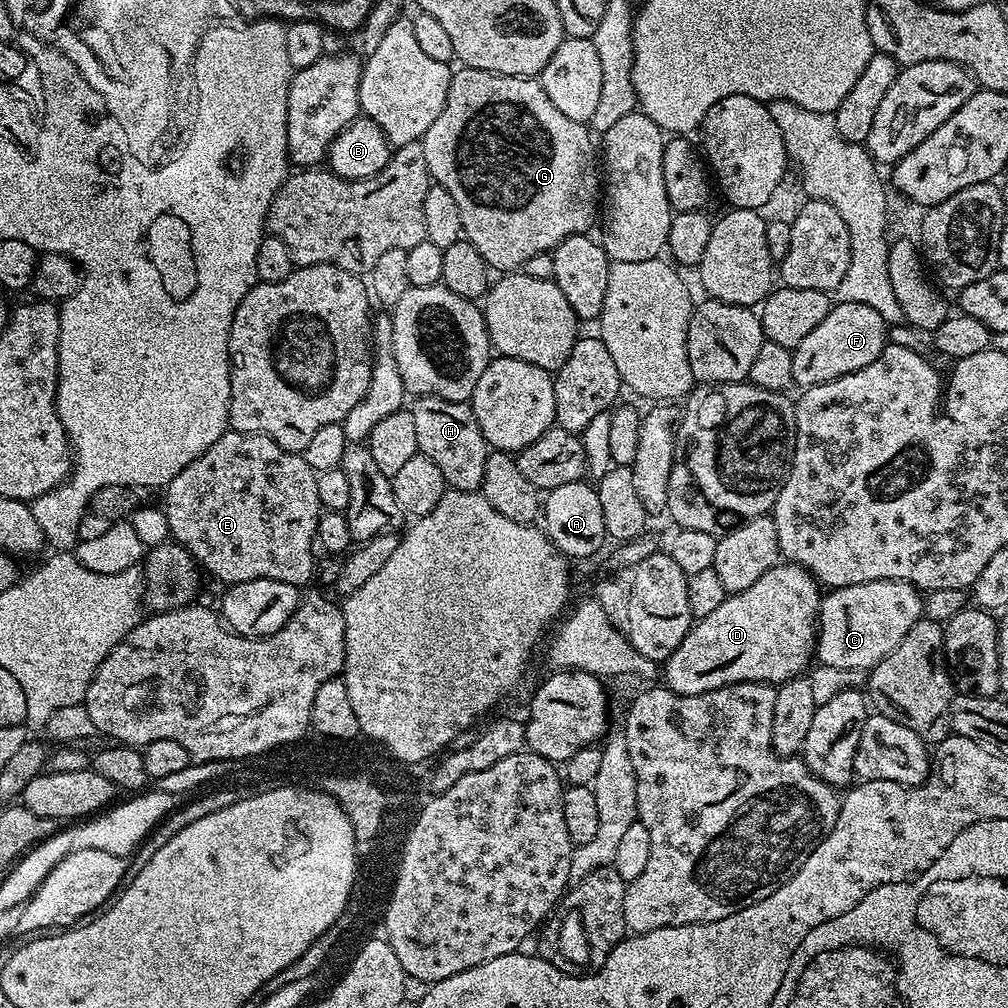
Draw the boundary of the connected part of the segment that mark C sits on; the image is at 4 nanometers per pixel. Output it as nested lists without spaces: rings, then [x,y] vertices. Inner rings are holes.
[[[875,580],[827,591],[820,601],[814,649],[820,664],[861,672],[888,657],[924,614],[923,595],[901,580]]]

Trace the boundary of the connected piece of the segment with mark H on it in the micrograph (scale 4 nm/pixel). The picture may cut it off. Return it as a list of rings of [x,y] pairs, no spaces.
[[[422,396],[415,403],[410,411],[418,429],[419,455],[430,458],[430,462],[442,470],[442,478],[448,488],[479,492],[490,446],[478,426],[478,418],[474,418],[471,403],[459,404],[437,396]]]

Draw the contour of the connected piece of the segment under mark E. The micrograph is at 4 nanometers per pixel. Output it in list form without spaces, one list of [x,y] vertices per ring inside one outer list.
[[[228,430],[209,449],[205,450],[196,460],[190,462],[180,473],[170,481],[163,489],[164,492],[164,513],[167,531],[175,543],[180,544],[188,551],[197,564],[205,573],[217,576],[221,585],[227,586],[238,582],[250,582],[254,578],[274,578],[278,582],[290,582],[297,586],[308,586],[314,580],[314,573],[318,568],[318,560],[311,553],[311,543],[316,539],[318,530],[318,518],[322,511],[318,502],[317,472],[305,462],[303,455],[290,450],[282,450],[278,442],[274,442],[269,436],[263,436],[257,432],[233,432]]]

